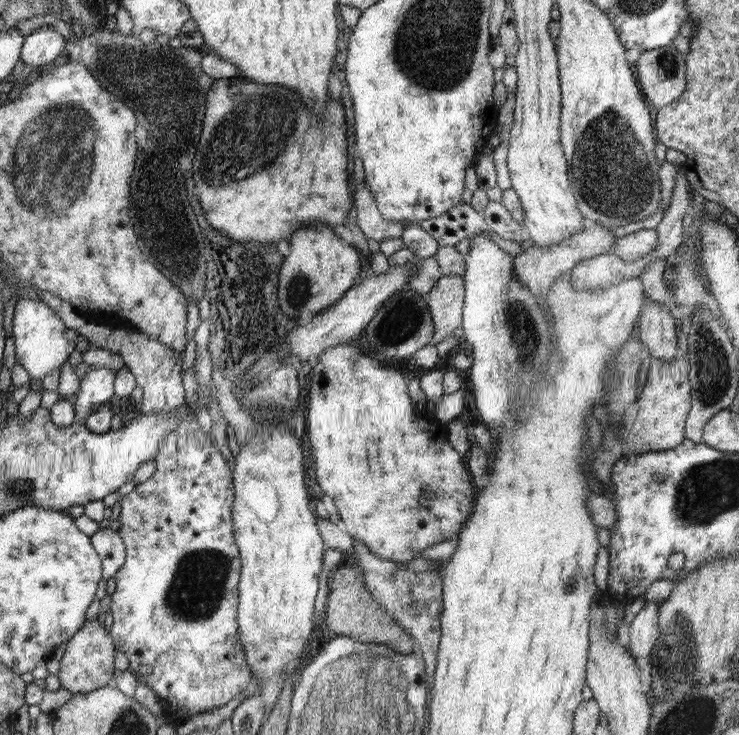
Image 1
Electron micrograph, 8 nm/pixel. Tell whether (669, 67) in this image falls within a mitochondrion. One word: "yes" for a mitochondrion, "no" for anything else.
yes

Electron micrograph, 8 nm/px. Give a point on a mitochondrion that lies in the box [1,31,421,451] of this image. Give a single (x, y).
(64, 131)

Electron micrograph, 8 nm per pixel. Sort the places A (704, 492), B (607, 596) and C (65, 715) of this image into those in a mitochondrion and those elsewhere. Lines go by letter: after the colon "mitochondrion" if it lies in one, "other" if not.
A: mitochondrion
B: other
C: other

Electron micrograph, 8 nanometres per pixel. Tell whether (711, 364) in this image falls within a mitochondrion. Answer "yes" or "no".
yes

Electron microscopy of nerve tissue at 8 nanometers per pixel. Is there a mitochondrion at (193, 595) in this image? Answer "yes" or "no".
yes

